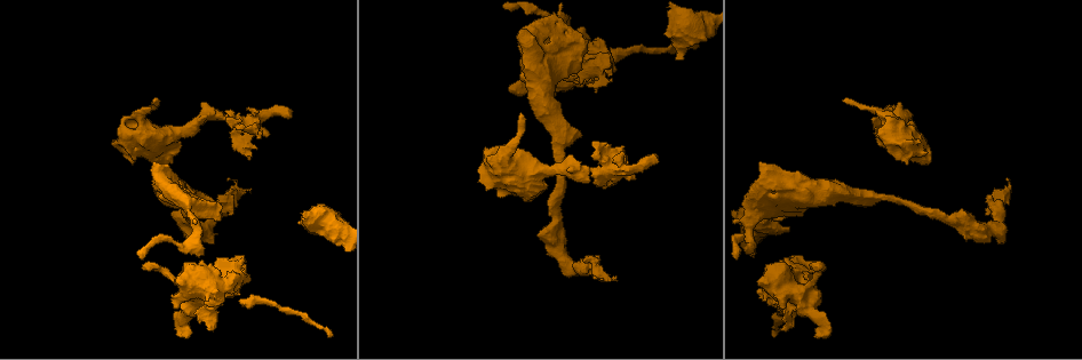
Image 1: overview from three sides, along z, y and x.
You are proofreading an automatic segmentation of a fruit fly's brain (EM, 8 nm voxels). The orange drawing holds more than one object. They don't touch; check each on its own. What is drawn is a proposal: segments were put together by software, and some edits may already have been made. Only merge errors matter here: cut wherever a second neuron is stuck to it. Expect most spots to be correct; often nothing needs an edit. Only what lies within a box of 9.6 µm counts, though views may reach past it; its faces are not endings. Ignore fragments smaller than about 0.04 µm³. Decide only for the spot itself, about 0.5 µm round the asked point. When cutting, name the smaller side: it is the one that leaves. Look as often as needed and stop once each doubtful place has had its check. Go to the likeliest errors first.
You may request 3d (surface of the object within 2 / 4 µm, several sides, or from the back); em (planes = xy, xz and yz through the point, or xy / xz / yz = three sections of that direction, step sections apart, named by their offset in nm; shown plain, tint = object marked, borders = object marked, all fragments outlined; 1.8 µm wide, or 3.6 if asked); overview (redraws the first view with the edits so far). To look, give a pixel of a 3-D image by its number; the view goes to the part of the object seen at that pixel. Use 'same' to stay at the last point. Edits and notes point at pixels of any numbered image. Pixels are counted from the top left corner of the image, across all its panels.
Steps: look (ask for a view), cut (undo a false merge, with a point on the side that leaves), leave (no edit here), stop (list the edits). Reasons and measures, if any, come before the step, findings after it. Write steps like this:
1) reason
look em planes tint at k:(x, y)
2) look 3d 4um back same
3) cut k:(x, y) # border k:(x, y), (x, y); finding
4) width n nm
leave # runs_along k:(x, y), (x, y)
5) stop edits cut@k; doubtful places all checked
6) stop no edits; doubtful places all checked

sharp bend
look em planes tint at 1:(747, 243)

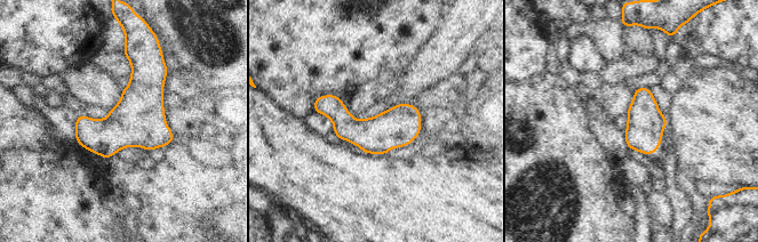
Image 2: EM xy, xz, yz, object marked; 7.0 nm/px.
leave # continuous, no second neuron

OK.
narrows sharply
look em planes tint at 1:(603, 172)

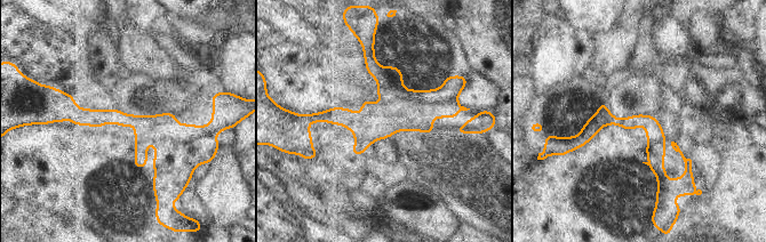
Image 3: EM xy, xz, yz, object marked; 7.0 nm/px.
leave # runs_along 3:(60, 115), (196, 134); continuous, no second neuron

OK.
sharp bend
look 3d 4um back at 1:(805, 294)

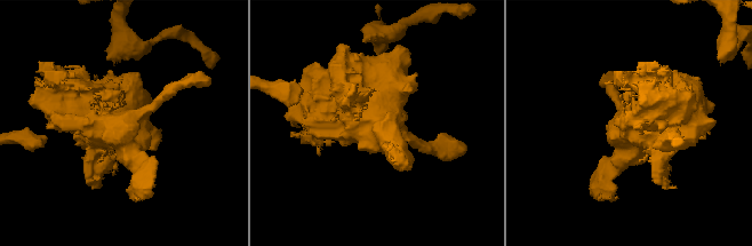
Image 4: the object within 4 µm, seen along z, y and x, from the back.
look em 3.6um xz step 4 tint at 4:(367, 130)

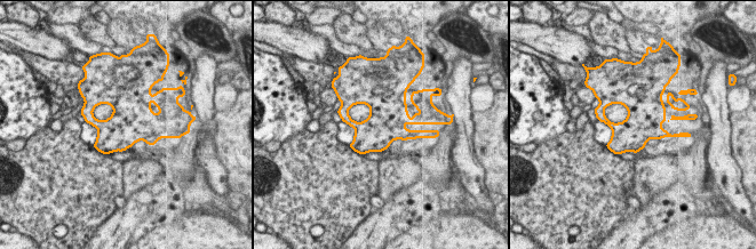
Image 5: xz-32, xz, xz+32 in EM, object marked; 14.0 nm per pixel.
look em 3.6um planes borders same

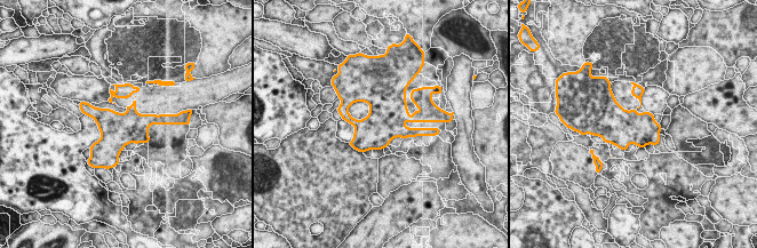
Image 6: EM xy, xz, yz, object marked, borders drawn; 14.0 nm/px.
leave # all the same neuron

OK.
stop no edits; doubtful places all checked

